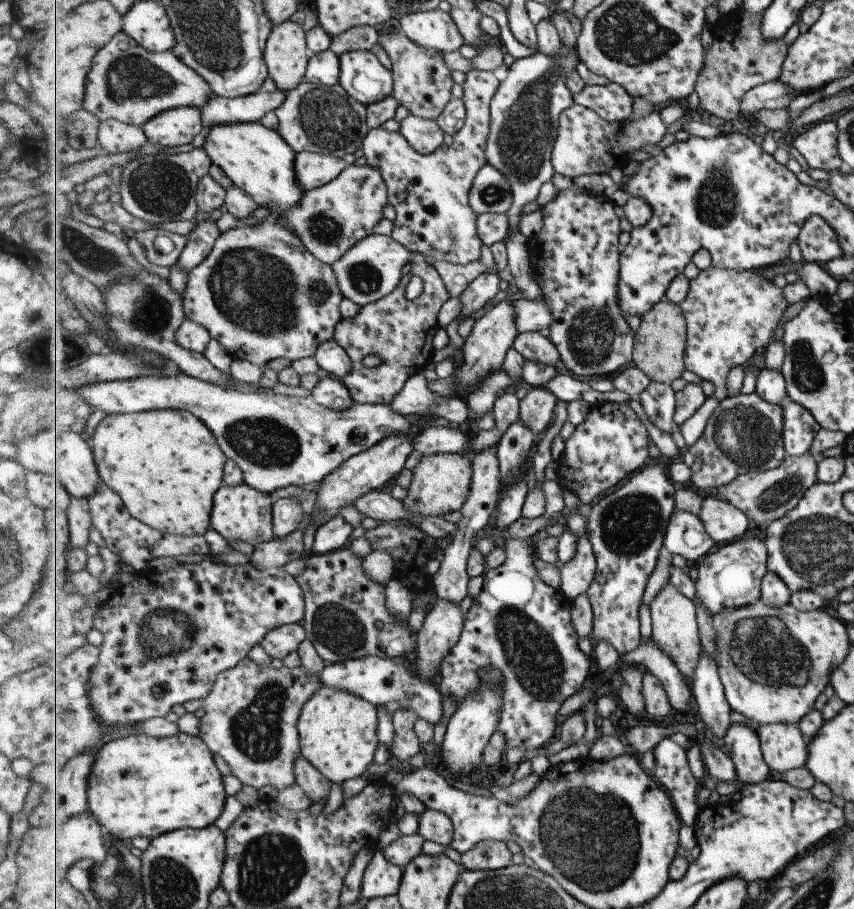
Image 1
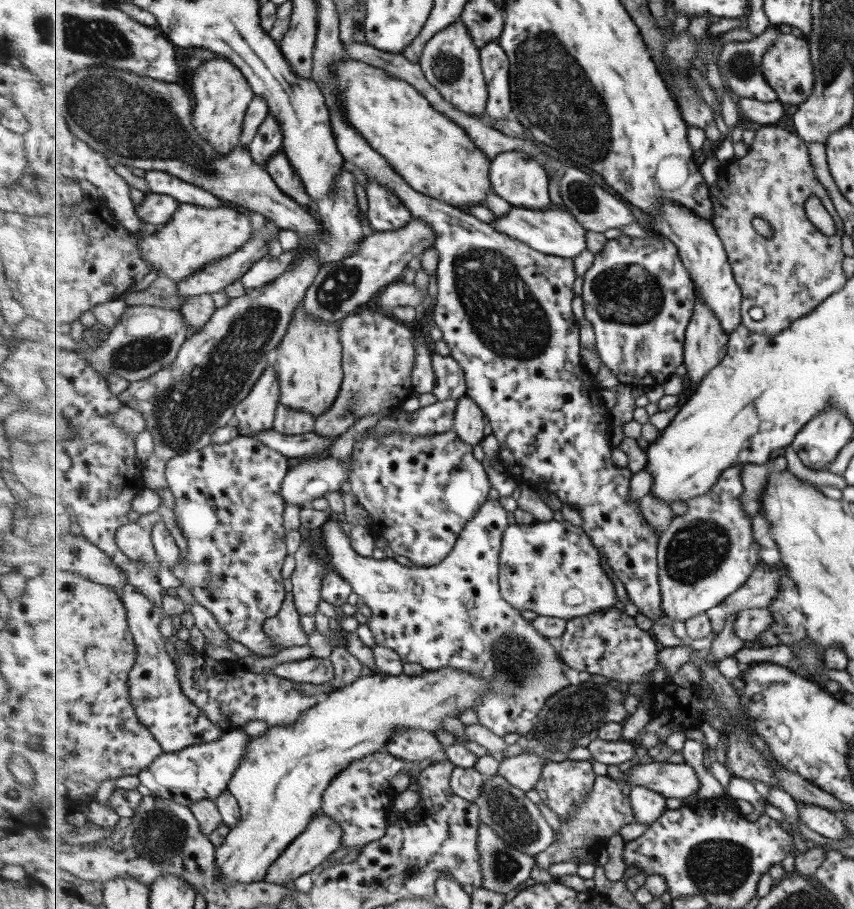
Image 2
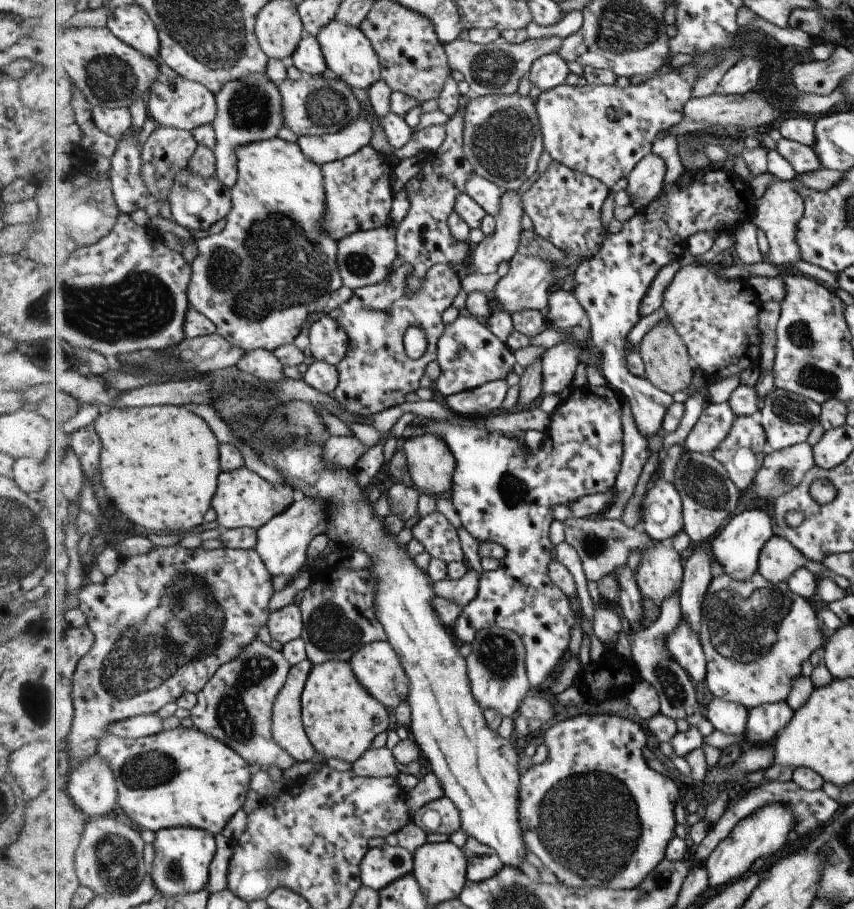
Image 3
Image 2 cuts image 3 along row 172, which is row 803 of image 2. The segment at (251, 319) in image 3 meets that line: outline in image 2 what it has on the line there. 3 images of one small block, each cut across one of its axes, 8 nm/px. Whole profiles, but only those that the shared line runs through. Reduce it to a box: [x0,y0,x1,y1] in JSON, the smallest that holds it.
[215,667,489,883]

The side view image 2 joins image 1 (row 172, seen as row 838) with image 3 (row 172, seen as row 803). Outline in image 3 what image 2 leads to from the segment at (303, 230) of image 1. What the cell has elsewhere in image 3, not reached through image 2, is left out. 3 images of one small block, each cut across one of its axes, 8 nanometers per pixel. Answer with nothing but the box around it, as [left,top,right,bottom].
[322,146,393,242]

